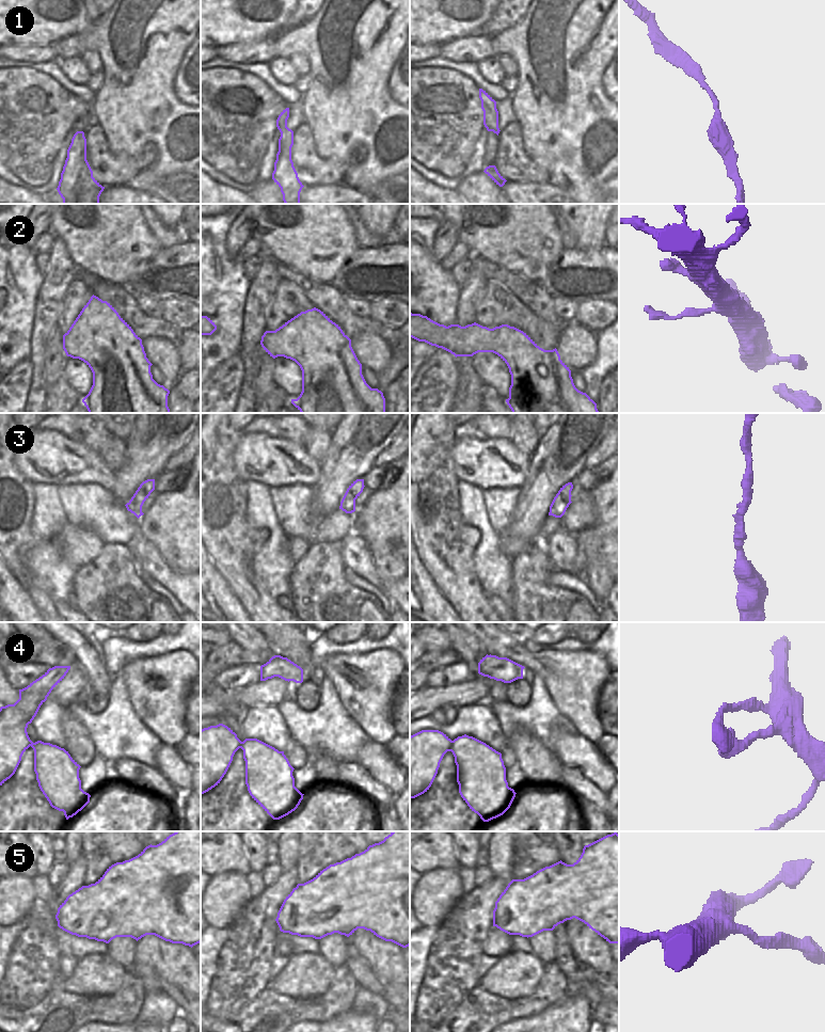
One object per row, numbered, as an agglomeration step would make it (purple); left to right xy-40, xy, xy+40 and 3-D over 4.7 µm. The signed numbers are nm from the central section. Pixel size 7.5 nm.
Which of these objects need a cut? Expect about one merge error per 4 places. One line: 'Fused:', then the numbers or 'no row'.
Fused: no row

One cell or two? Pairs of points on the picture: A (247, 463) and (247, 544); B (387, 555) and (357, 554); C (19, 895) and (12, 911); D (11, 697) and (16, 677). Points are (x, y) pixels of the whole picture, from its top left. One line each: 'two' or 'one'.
A: two
B: two
C: one
D: two

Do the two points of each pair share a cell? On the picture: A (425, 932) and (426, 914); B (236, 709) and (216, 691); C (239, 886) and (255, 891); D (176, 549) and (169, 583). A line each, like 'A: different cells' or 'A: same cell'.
A: different cells
B: same cell
C: different cells
D: different cells

